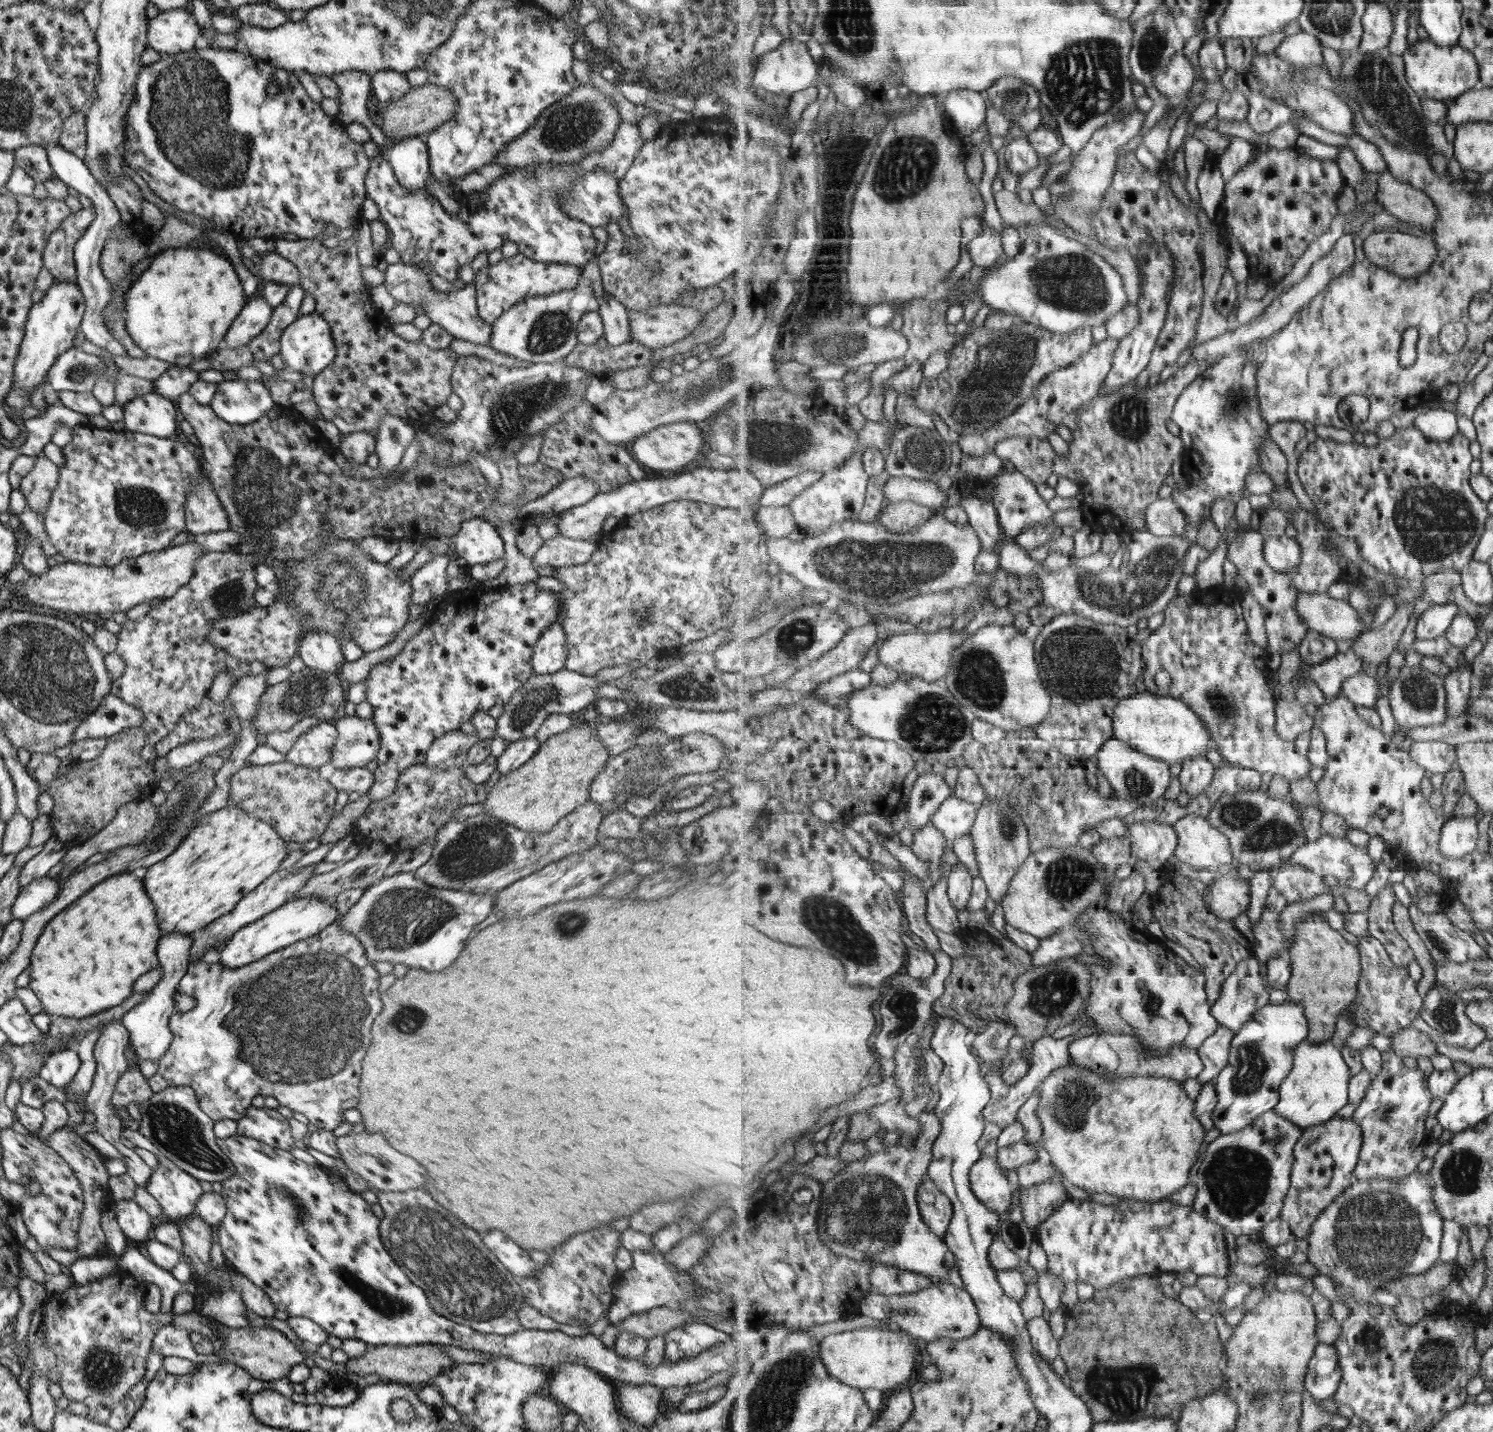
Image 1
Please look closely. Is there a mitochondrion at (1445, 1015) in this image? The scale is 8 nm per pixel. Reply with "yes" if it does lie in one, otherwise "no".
yes

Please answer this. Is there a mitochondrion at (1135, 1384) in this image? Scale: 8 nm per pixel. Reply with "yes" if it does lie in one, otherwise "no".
yes

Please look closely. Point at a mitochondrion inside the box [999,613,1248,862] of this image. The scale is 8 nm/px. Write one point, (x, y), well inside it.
(1069, 654)

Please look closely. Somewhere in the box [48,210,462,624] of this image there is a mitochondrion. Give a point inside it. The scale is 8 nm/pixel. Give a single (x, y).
(261, 505)

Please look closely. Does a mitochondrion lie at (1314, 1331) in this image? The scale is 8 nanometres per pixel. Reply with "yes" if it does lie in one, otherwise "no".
no

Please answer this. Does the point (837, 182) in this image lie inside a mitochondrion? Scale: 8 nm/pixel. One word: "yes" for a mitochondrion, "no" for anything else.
no

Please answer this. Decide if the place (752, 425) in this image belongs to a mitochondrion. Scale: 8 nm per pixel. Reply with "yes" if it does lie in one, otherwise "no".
yes

